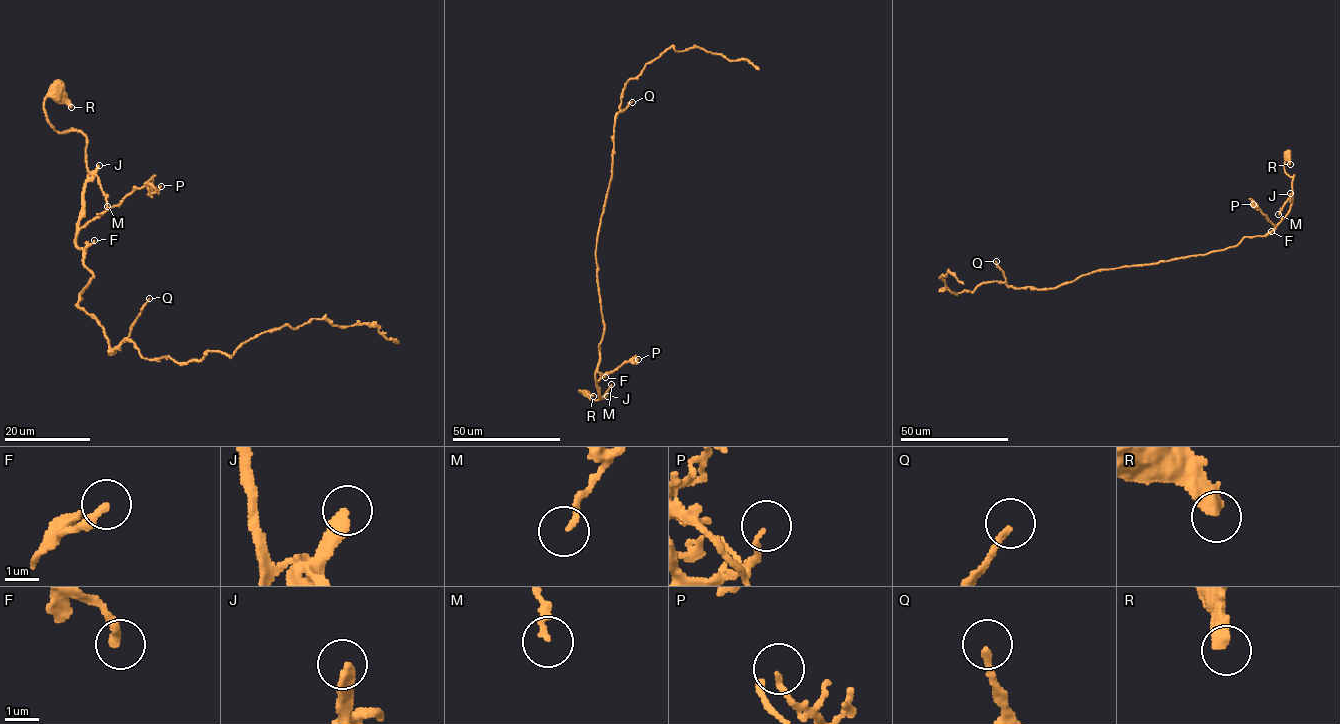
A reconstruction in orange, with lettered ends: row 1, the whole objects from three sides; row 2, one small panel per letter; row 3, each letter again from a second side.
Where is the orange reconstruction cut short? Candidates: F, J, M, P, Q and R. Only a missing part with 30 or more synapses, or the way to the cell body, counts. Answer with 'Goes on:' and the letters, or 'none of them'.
Goes on: J, Q

